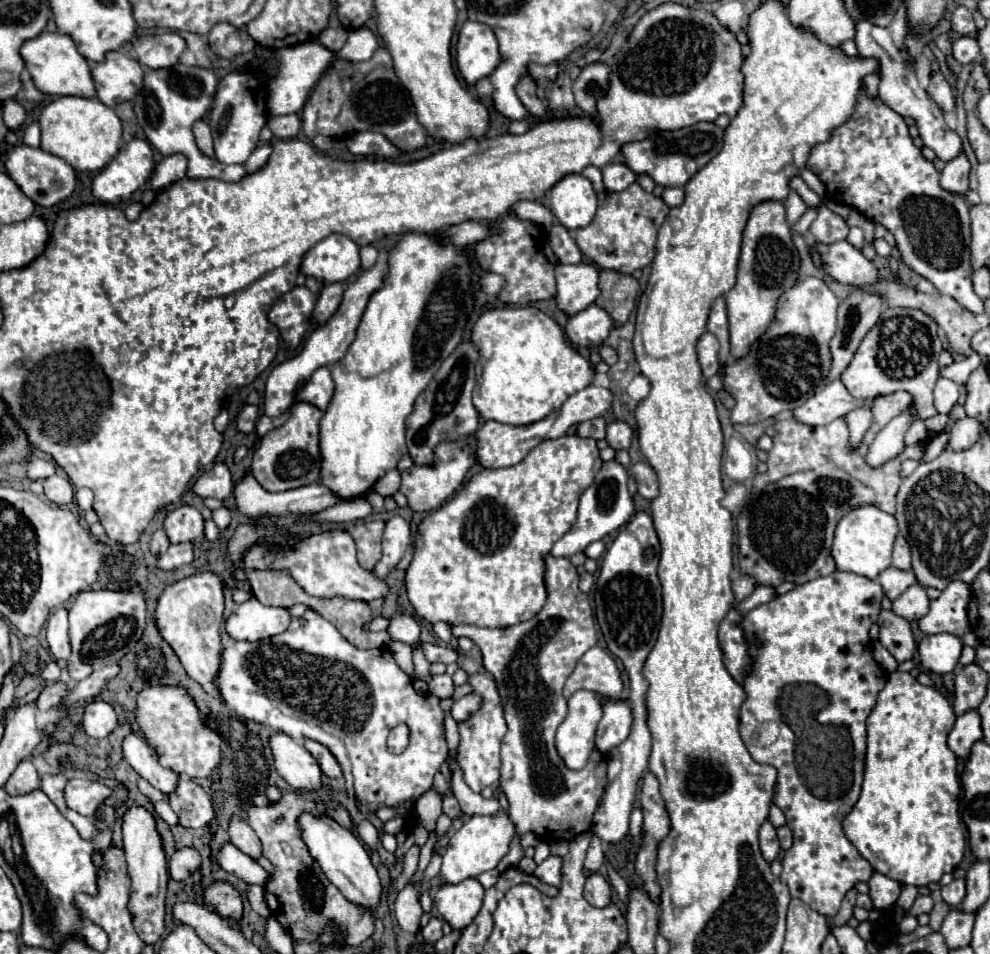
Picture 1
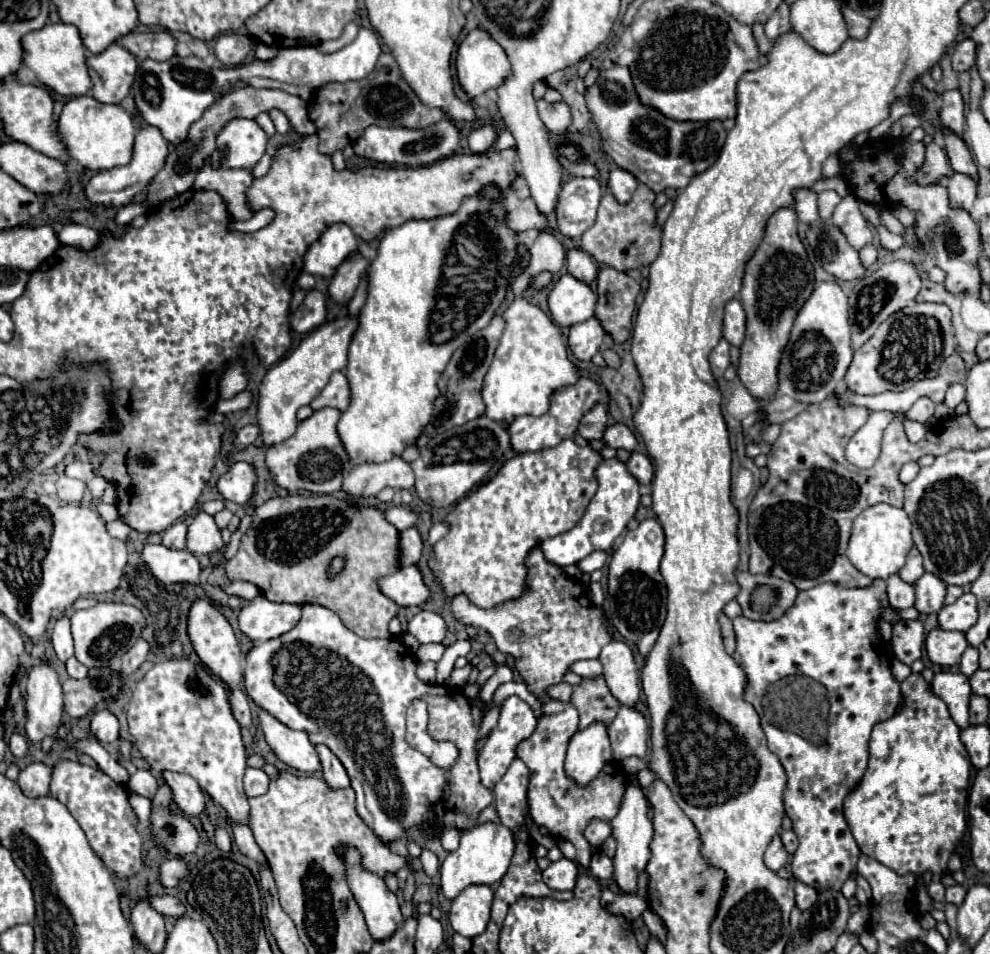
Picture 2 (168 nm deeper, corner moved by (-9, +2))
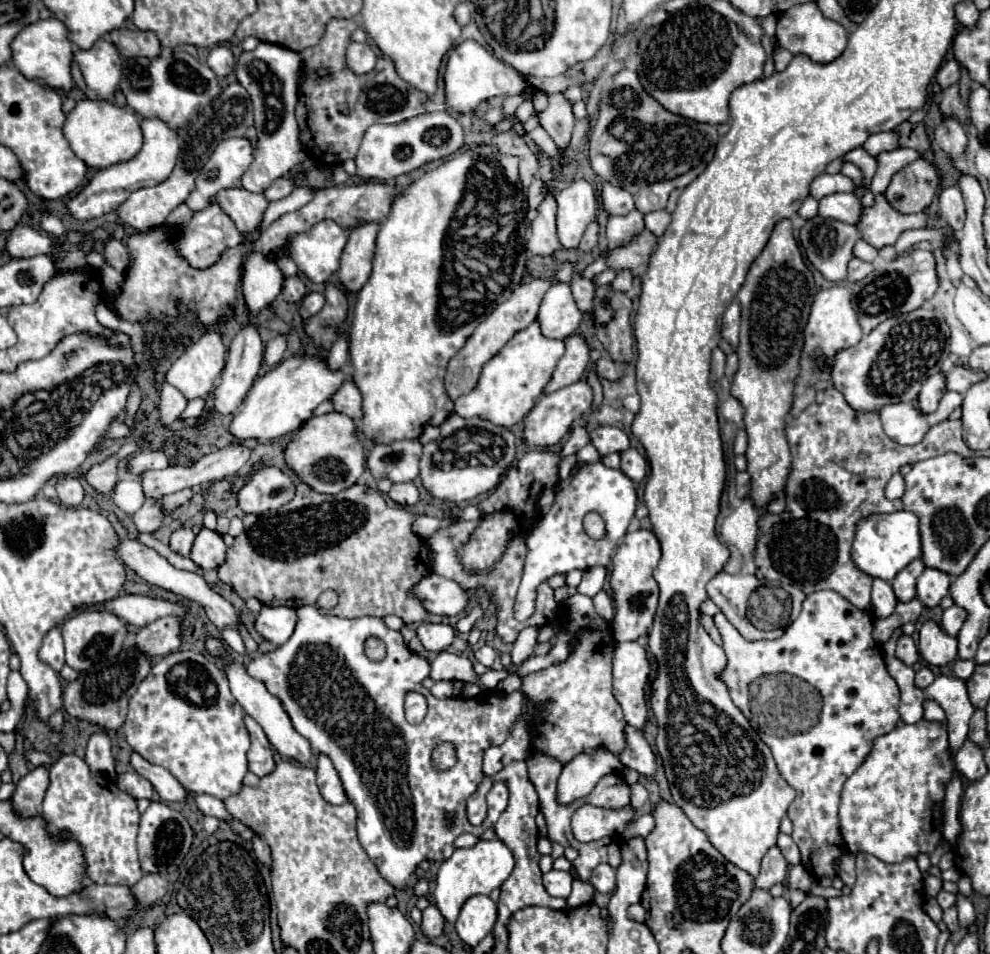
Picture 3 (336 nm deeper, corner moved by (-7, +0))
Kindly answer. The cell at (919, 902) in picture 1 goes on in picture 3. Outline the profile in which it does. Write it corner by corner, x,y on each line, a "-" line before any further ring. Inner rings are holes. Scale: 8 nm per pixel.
926,875
926,879
924,879
924,893
928,897
936,897
940,889
942,889
942,879
934,877
934,875

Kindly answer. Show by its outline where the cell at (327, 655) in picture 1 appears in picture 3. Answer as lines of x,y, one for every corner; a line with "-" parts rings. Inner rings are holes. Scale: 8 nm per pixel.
328,589
328,591
324,591
324,593
318,597
318,601
316,601
314,605
302,605
302,607
298,609
298,625
296,625
296,631
294,631
294,635
288,639
288,643
284,643
282,647
278,647
274,653
262,653
262,655
258,655
256,659
252,659
252,661
248,663
246,669
248,669
248,673
250,673
252,677
264,681
266,687
268,687
268,691
270,691
272,695
276,695
276,697
282,699
284,709
286,709
286,713
290,715
290,719
292,719
292,723
294,723
294,729
296,729
302,737
306,737
306,739
310,741
312,753
314,753
316,757
318,757
318,753
326,753
326,755
332,759
332,763
334,763
334,767
336,767
336,771
338,771
338,775
340,775
340,779
342,779
342,783
344,783
346,795
348,795
348,799
356,805
356,811
358,811
358,839
360,839
360,845
364,847
364,851
368,853
368,857
370,857
370,859
374,861
374,865
378,867
378,873
382,873
382,877
384,877
392,887
396,887
396,889
406,889
406,887
410,885
410,881
412,881
412,877
414,877
418,865
420,865
424,859
428,859
428,861
446,861
446,857
450,857
450,853
454,853
454,839
456,839
458,835
462,835
462,833
472,833
472,835
480,837
488,827
494,825
492,821
484,821
480,827
470,825
470,821
466,819
466,799
476,791
476,787
478,787
480,781
484,779
484,773
482,773
482,755
484,755
484,751
486,751
488,747
492,747
492,745
502,745
502,743
506,741
506,737
512,733
514,725
522,719
522,699
524,699
524,695
522,695
522,691
512,691
512,693
498,693
498,691
492,691
492,693
482,693
482,695
476,697
476,699
466,699
466,697
436,699
436,697
430,695
428,689
422,687
422,682
425,678
429,677
430,674
429,662
426,661
424,657
412,653
412,651
406,647
406,643
404,643
400,631
388,629
388,627
384,625
384,619
380,619
380,617
342,619
342,617
336,617
336,615
322,615
322,613
320,613
320,609
332,609
336,603
338,603
338,595
336,595
332,589
-
370,635
384,639
386,649
388,649
384,661
378,661
378,663
376,663
376,661
370,661
370,659
366,657
366,653
364,653
364,641
366,641
-
410,691
422,693
422,695
426,697
426,703
428,703
428,713
426,713
424,721
418,723
418,725
410,725
410,723
406,721
406,717
404,717
404,697
406,697
406,693
410,693
-
440,743
452,743
452,745
454,745
454,751
456,751
456,759
458,759
458,761
456,761
456,765
454,765
452,769
438,771
438,769
434,767
434,763
432,763
432,751
434,751
434,747
440,745
-
450,811
456,813
456,823
452,823
452,825
446,823
446,813
450,813

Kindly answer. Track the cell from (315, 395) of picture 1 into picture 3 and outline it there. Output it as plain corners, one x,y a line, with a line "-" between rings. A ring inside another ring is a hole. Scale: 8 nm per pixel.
344,381
340,391
332,397
332,403
338,413
344,413
354,421
362,419
362,395
352,381

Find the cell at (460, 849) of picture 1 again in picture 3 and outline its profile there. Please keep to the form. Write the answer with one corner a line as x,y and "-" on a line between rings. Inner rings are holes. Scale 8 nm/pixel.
498,839
478,841
470,849
456,849
454,855
442,863
442,867
438,869
438,877
436,877
434,897
436,897
436,905
442,913
442,917
450,925
454,925
466,899
480,895
480,893
490,895
492,889
498,889
508,879
512,869
514,869
514,857
512,857
510,849

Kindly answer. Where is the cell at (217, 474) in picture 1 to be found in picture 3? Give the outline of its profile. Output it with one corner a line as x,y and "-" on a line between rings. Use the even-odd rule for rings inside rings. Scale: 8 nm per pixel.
264,467
252,475
252,481
244,485
238,493
238,507
244,513
264,513
270,509
280,509
290,503
296,495
294,475
278,467

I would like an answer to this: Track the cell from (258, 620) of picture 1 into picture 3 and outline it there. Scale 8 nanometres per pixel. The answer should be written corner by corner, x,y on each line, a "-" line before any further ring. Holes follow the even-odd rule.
264,605
258,619
256,619
256,631
276,643
284,645
296,627
296,611
292,607
268,607

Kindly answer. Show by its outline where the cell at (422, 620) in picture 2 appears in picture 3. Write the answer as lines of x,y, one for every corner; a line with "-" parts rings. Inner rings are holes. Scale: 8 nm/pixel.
422,623
416,633
422,645
428,651
436,651
436,653
448,649
456,637
456,629
444,623

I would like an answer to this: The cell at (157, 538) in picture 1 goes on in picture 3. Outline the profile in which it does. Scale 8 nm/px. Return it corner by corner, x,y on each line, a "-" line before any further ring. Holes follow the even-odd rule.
182,527
182,529
174,531
172,537
170,537
170,547
172,547
172,551
180,553
182,557
190,557
190,549
192,549
194,537
196,537
196,535
194,535
192,529
188,529
188,527

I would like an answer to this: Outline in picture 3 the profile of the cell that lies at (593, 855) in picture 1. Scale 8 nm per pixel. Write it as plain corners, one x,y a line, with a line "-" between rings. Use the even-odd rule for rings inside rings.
600,863
592,871
592,885
598,893
612,893
616,889
616,871
610,865

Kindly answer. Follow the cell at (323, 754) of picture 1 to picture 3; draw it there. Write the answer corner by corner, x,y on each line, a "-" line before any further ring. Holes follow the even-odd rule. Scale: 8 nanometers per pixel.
326,755
318,757
316,773
318,773
318,787
320,787
322,797
332,805
346,803
346,793
344,793
344,787
342,787
342,781
340,781
332,761

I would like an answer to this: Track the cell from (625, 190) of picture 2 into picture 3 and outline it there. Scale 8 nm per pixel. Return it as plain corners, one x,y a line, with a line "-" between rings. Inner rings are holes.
610,183
602,185
602,203
608,215
628,215
634,209
632,195
626,189

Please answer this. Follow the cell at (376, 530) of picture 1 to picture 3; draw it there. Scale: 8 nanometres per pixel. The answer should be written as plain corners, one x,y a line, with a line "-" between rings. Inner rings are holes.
298,481
298,493
288,505
262,515
244,517
244,533
234,539
232,547
228,547
228,557
218,569
218,579
230,585
242,599
256,597
268,607
284,605
298,609
316,603
322,591
334,589
340,601
334,609
324,613
334,613
346,619
398,615
406,625
420,623
426,621
430,613
418,597
412,595
412,589
422,577
430,575
432,551
426,545
426,539
412,531
414,519
416,513
406,511
404,507
388,507
382,493
372,491
366,485
352,485
336,495
324,495

